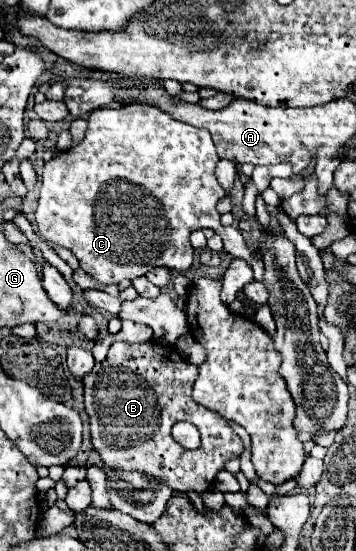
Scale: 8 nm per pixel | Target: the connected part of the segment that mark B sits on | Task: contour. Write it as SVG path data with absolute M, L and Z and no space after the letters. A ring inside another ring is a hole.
M114 342L108 358L86 376L84 400L90 416L92 446L104 464L116 470L138 470L156 476L174 492L204 492L210 488L216 472L224 464L242 454L242 440L218 414L194 404L192 386L198 368L186 360L176 348L162 344L126 344ZM176 422L190 422L198 428L202 442L198 450L182 448L170 434Z

